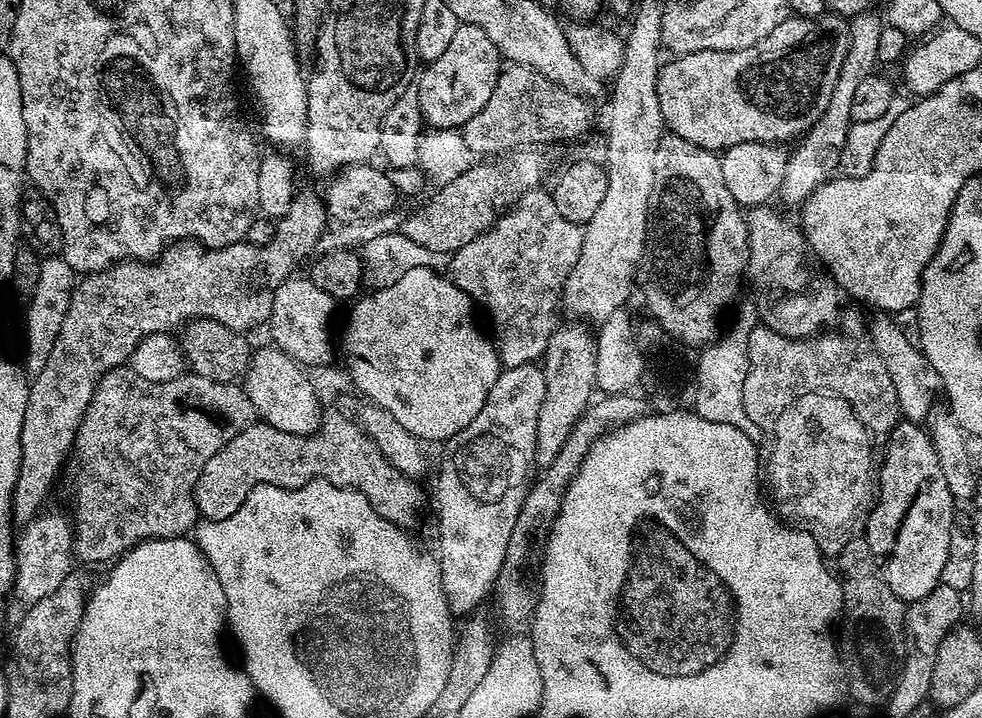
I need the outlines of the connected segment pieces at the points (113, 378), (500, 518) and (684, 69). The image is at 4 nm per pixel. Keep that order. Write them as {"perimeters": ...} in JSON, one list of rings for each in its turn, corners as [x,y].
{"perimeters":[[[[130,367],[111,368],[96,383],[96,389],[90,398],[90,406],[85,410],[76,431],[74,443],[74,458],[76,454],[76,516],[74,515],[73,553],[79,559],[81,556],[84,560],[108,560],[107,562],[112,562],[129,552],[136,544],[142,543],[143,540],[157,540],[158,538],[170,538],[171,536],[191,533],[198,524],[196,483],[198,482],[198,474],[202,474],[202,466],[206,466],[206,462],[210,462],[210,458],[214,458],[214,454],[218,454],[218,450],[222,450],[222,446],[226,446],[226,442],[230,442],[230,438],[237,436],[243,428],[248,427],[256,419],[256,407],[250,402],[250,398],[239,383],[223,384],[195,374],[182,374],[170,382],[159,384],[146,378],[138,378],[138,374],[134,374],[134,370]]],[[[530,363],[504,368],[482,410],[478,410],[478,418],[443,445],[444,457],[440,460],[440,473],[436,476],[436,524],[440,527],[438,559],[444,592],[448,595],[453,613],[475,613],[480,608],[479,604],[493,595],[503,559],[506,558],[510,534],[530,487],[528,475],[534,471],[538,414],[545,395],[546,378],[542,367]]],[[[826,12],[817,17],[789,16],[766,38],[742,50],[694,51],[686,56],[672,58],[657,74],[658,103],[667,131],[715,152],[722,152],[740,143],[782,144],[792,137],[795,139],[807,132],[825,112],[848,48],[847,19]]]]}

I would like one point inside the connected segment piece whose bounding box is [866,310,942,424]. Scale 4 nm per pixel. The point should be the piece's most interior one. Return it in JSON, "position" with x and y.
{"position":[916,382]}

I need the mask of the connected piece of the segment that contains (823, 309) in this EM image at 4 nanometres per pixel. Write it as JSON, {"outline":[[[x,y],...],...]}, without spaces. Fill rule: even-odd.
{"outline":[[[768,204],[751,207],[745,217],[748,236],[746,276],[754,294],[754,310],[765,327],[792,339],[804,339],[835,325],[832,323],[839,319],[842,298],[836,280],[812,257],[803,233],[788,226],[771,208]]]}

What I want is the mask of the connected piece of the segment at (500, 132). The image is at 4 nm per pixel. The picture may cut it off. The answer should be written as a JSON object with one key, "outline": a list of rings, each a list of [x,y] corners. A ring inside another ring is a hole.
{"outline":[[[509,63],[503,69],[494,86],[494,94],[490,94],[490,102],[470,118],[462,129],[468,151],[473,154],[500,154],[505,150],[519,150],[525,146],[544,146],[540,144],[556,144],[559,140],[576,140],[592,124],[592,108],[587,99],[554,82],[550,78],[542,78],[525,64]]]}

